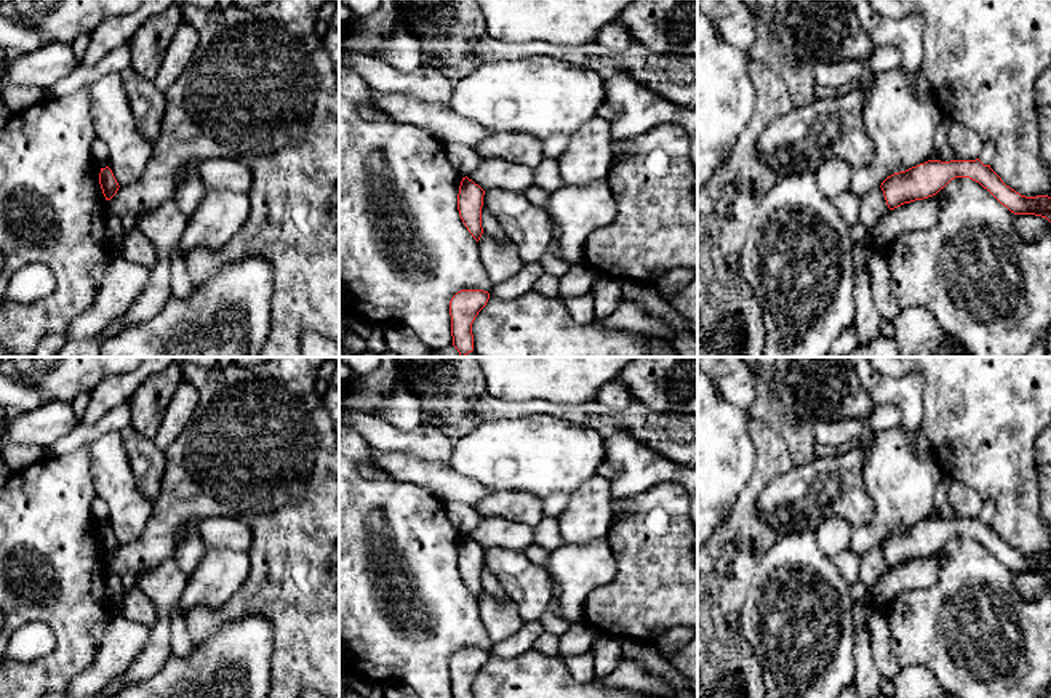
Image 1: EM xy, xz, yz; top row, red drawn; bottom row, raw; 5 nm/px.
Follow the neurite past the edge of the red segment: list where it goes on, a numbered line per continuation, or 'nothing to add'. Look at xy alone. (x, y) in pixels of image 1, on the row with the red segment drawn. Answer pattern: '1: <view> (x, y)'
nothing to add

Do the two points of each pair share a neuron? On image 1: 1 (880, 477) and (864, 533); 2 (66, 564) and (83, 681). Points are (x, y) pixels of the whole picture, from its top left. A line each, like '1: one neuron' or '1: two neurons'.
1: one neuron
2: two neurons

